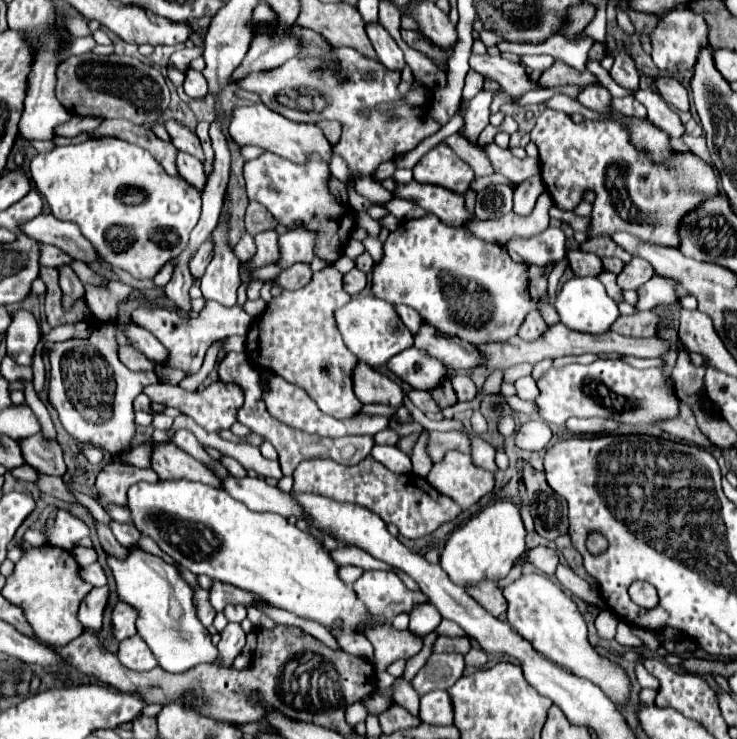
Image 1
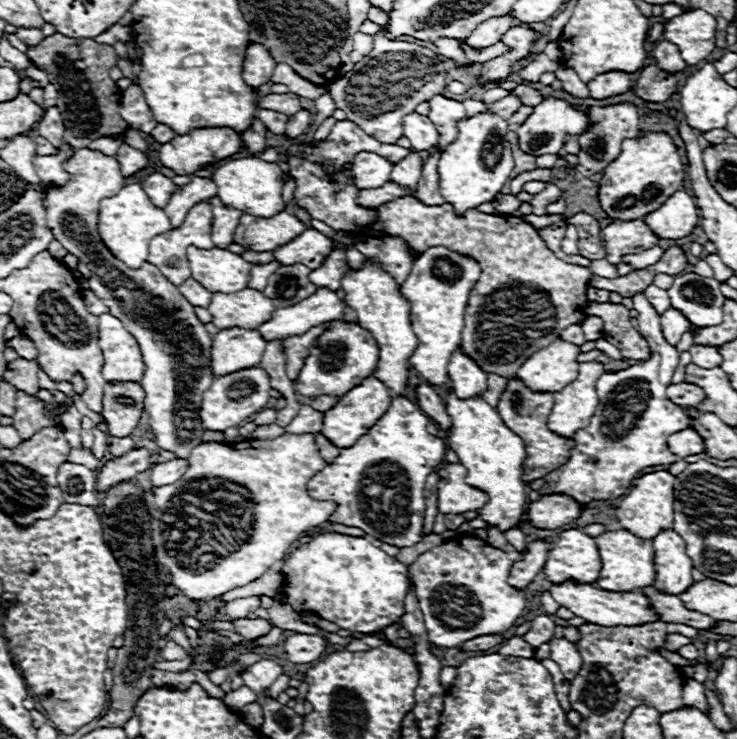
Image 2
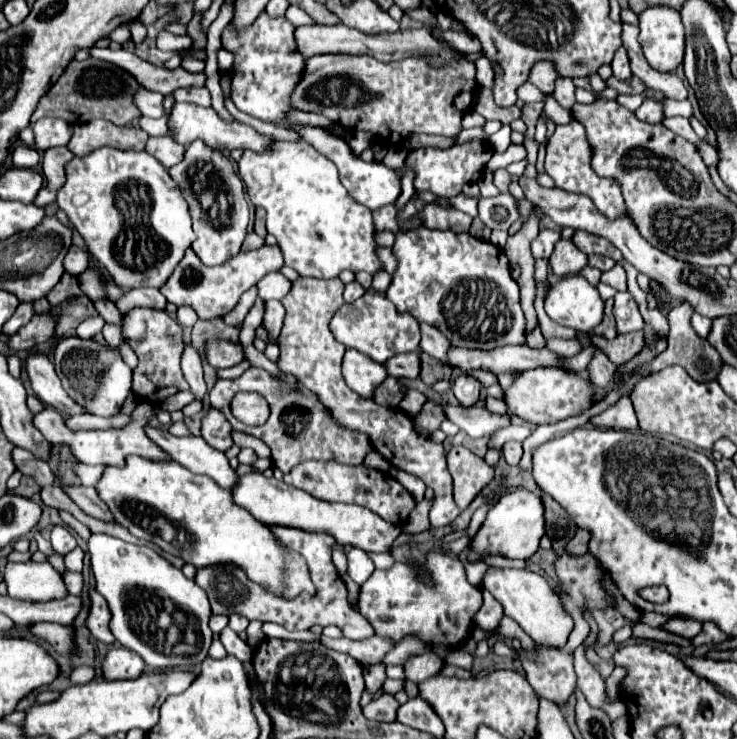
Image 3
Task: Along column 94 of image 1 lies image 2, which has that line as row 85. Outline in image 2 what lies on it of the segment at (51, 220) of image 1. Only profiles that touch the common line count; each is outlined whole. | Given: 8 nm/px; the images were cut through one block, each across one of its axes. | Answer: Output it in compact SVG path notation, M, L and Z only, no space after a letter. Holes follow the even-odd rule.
M250 44L244 58L244 70L242 78L248 86L262 86L270 82L276 68L276 60L270 56L270 52L262 44Z

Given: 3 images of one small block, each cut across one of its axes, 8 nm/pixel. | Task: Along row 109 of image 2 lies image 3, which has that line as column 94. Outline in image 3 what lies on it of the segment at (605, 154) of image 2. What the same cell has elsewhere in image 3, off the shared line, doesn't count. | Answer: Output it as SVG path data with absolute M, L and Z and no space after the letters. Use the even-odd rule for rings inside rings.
M92 590L90 596L92 596L92 610L90 610L90 618L88 618L86 624L88 624L88 628L90 628L94 638L98 638L104 644L114 644L116 638L110 632L110 618L112 618L112 614L110 614L108 602L96 590Z

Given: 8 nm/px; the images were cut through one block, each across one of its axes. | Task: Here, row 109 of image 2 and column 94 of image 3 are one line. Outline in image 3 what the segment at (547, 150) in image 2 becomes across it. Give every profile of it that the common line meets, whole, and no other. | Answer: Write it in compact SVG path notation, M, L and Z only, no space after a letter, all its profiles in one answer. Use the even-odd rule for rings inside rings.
M92 534L88 540L88 550L92 560L96 590L108 600L112 610L110 630L122 646L138 652L144 658L144 662L154 670L164 670L174 666L188 668L204 660L212 642L212 632L208 630L208 624L206 624L210 616L210 602L206 598L206 592L194 580L188 580L182 574L182 570L174 568L168 560L158 556L152 548L134 546L114 536ZM150 594L154 594L160 600L172 600L174 606L178 606L178 610L186 614L186 624L192 626L192 630L196 632L194 644L180 640L182 644L176 644L176 648L172 648L168 654L160 650L160 642L154 638L154 632L150 632L152 616L148 618L150 610L146 608L146 602L144 602L144 598L148 598Z

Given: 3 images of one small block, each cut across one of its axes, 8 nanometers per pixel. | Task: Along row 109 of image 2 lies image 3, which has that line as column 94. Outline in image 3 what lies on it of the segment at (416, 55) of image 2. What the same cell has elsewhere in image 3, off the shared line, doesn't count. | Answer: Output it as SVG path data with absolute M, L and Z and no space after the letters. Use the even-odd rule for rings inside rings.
M60 338L54 347L54 364L68 396L74 398L74 402L78 402L84 410L88 410L88 414L104 418L120 414L120 408L132 392L132 370L122 360L116 346L104 346L92 338Z

